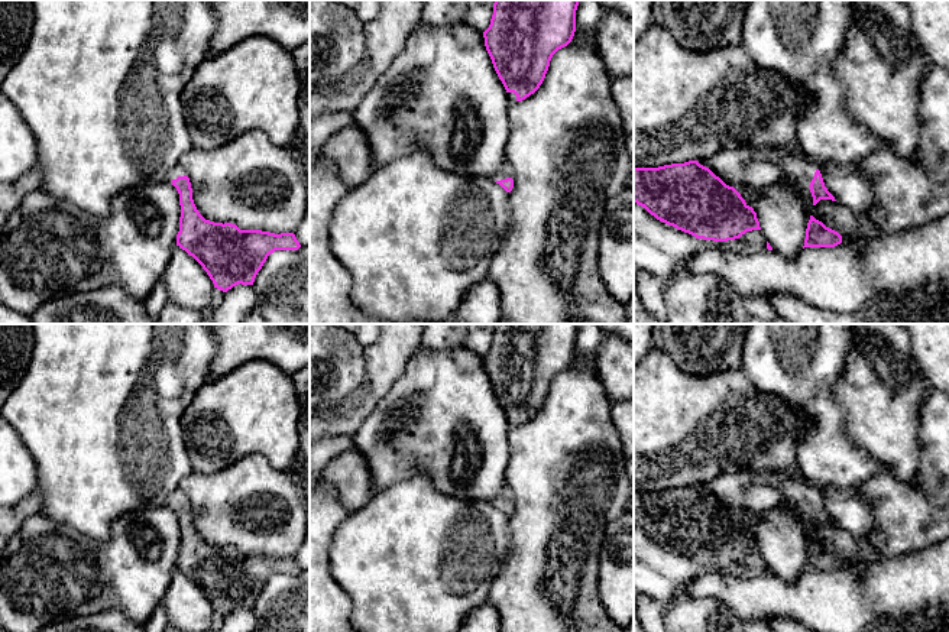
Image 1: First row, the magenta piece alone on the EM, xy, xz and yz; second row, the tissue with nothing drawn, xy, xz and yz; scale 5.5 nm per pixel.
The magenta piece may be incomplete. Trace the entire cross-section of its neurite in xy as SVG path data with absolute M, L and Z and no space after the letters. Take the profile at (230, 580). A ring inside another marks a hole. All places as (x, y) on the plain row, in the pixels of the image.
M178 490L169 505L179 518L181 529L176 570L203 590L214 612L227 616L239 607L253 609L271 577L301 571L294 557L240 554L231 547L205 544L194 528L185 495Z

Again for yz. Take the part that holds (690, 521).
M697 484L634 492L634 526L696 563L728 565L761 554L741 518Z

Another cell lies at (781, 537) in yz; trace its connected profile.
M790 505L767 511L754 526L761 557L774 576L791 584L804 570L807 541L806 528Z

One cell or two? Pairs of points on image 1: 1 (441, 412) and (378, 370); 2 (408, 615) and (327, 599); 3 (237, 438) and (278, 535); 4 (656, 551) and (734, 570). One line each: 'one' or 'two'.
1: two
2: two
3: two
4: one

